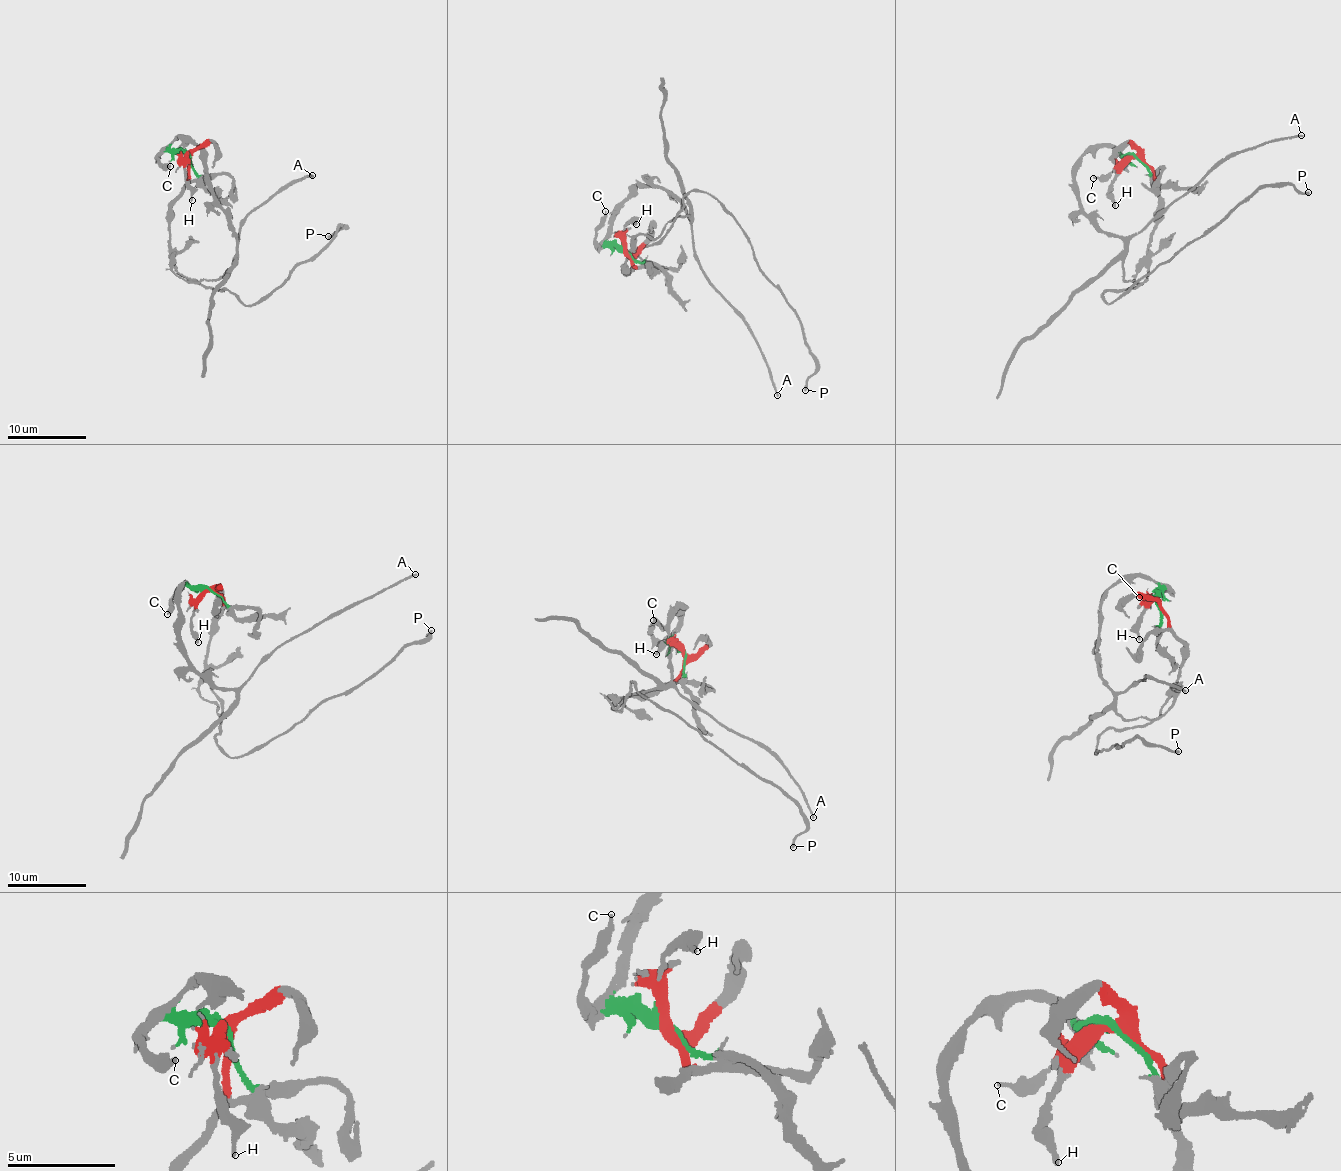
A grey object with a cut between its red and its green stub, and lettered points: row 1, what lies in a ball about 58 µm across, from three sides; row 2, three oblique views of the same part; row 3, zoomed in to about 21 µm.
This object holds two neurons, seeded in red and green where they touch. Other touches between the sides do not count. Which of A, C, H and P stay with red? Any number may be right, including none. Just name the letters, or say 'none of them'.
H, P

